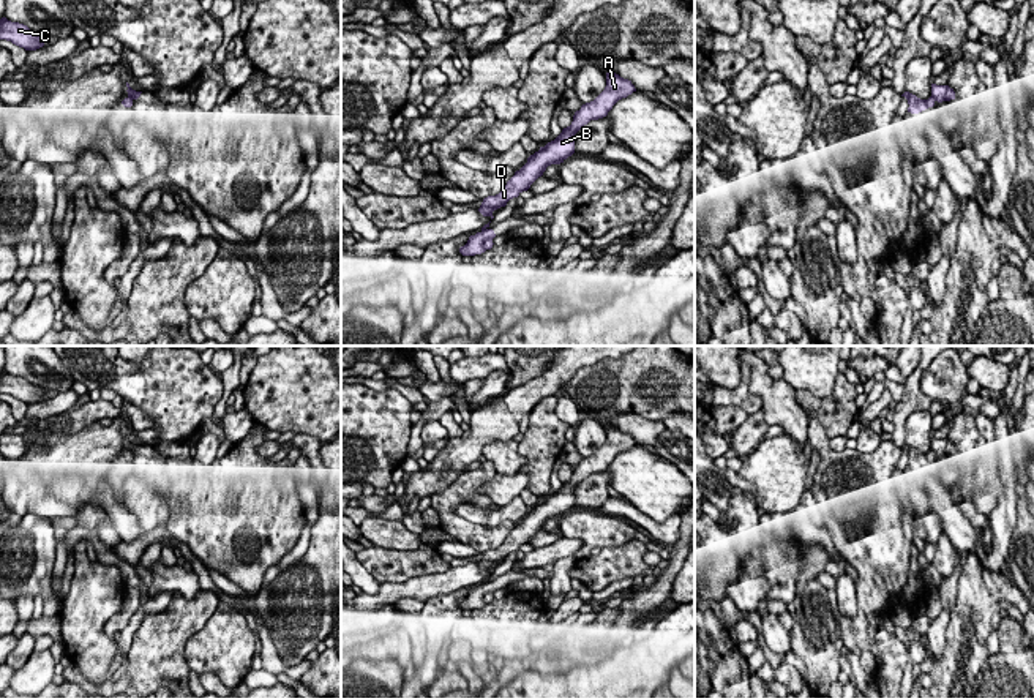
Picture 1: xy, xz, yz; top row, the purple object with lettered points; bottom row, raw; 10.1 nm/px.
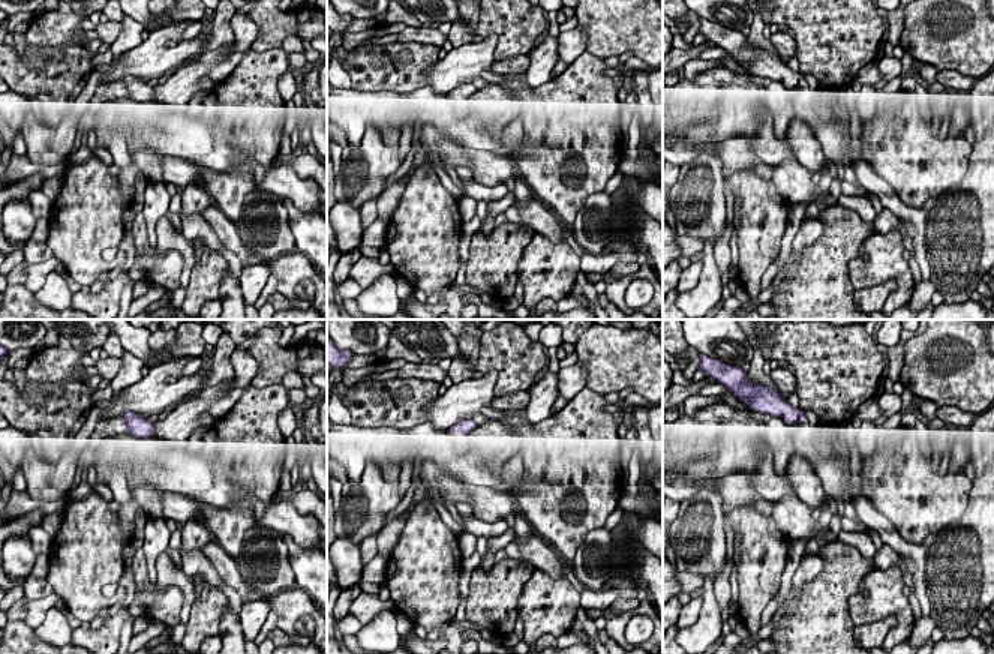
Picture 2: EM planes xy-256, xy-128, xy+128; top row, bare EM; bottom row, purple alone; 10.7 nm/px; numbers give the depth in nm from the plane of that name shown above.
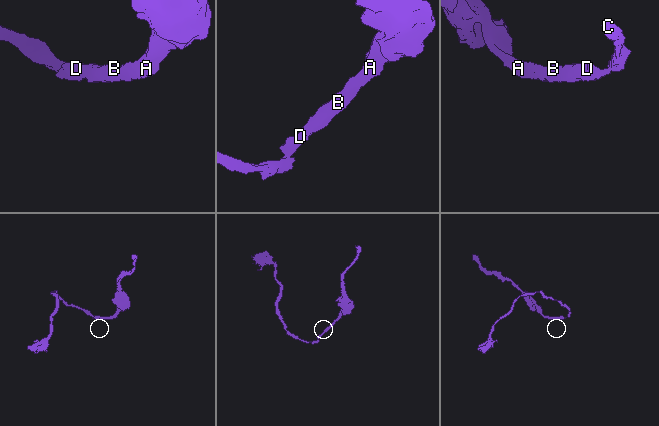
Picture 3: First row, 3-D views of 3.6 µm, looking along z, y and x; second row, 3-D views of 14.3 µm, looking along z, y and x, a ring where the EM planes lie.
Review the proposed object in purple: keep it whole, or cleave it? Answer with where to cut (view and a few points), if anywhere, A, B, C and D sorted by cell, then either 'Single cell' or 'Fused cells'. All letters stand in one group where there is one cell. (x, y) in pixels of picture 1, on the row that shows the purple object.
Split along yz (932, 95), (935, 100). Groups: A B D / C. Fused cells

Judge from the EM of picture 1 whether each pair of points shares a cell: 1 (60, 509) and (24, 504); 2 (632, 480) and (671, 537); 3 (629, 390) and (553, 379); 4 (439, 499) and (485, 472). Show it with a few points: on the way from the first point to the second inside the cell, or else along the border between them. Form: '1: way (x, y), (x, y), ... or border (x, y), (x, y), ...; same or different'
1: way (51, 509), (33, 504); same
2: border (629, 501), (659, 523), (678, 515); different
3: border (597, 362), (581, 367), (561, 387); different
4: way (450, 498), (474, 479); same

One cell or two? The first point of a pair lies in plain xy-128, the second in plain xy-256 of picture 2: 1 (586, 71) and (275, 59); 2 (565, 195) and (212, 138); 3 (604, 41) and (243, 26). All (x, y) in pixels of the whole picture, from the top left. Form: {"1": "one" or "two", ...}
{"1": "one", "2": "two", "3": "two"}

